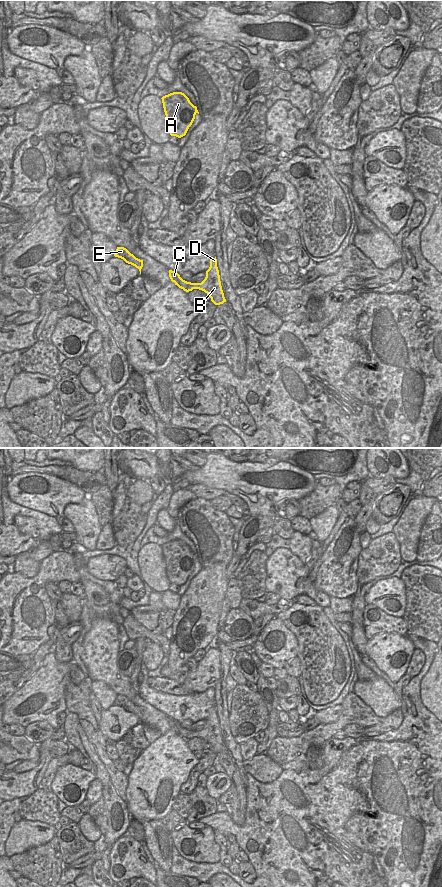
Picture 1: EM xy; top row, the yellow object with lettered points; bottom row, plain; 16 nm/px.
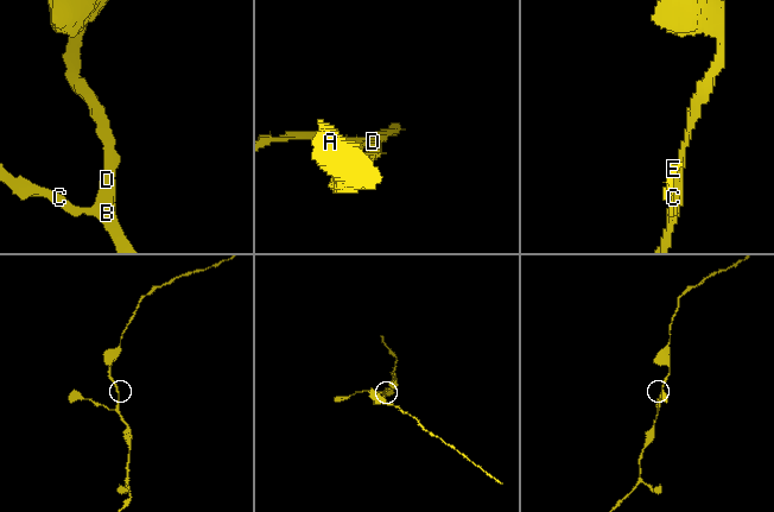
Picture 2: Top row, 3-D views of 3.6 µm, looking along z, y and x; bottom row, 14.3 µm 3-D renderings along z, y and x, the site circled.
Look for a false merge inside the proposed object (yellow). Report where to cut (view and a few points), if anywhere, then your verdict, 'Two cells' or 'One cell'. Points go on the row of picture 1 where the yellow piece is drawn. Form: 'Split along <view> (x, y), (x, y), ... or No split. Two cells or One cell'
No split. One cell

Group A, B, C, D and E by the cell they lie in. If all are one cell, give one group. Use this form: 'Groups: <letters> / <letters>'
Groups: A B C D E

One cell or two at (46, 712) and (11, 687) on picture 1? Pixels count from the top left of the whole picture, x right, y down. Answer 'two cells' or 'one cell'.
two cells

